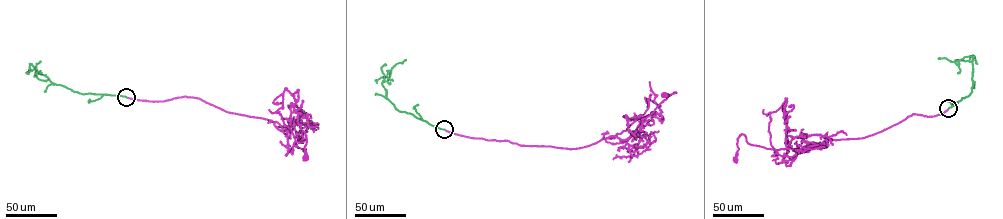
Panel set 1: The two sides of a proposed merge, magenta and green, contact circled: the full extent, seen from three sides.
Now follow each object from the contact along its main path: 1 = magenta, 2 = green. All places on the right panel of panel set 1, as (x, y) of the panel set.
1: (948, 108), (812, 148), (766, 148), (741, 134), (734, 159)
2: (948, 108), (972, 92), (972, 57), (965, 56), (952, 62), (938, 58)

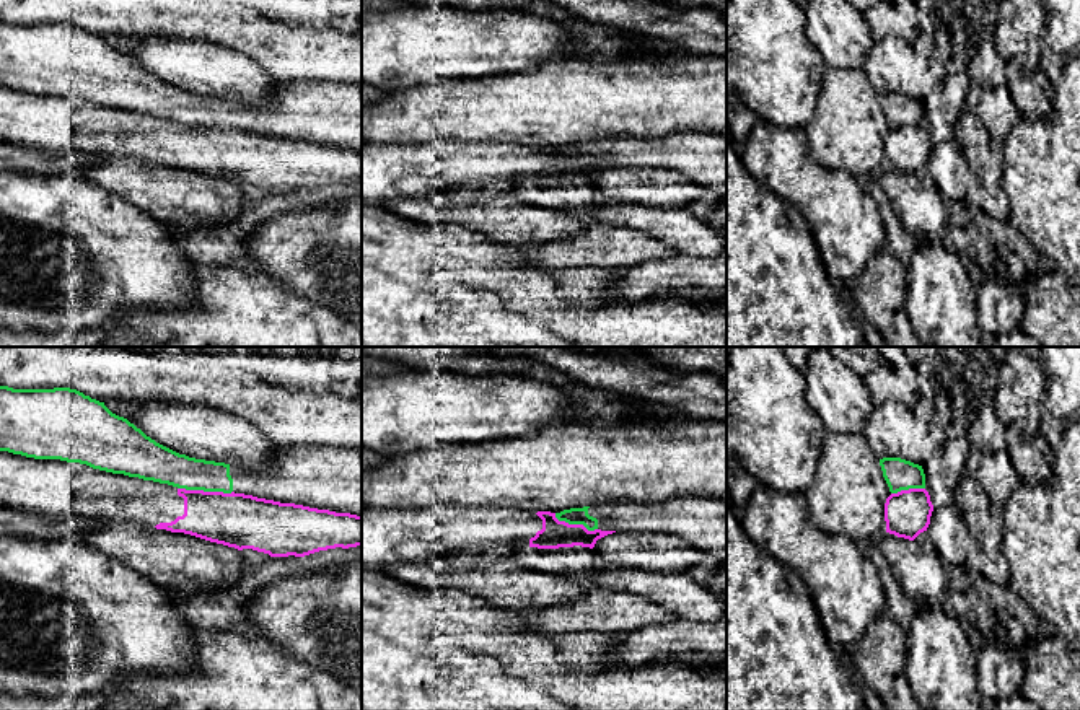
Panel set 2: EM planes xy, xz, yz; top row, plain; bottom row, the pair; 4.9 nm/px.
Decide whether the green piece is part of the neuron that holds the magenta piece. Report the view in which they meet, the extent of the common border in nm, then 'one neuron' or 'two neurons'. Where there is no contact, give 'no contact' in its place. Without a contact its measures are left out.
xy | 280 nm | two neurons

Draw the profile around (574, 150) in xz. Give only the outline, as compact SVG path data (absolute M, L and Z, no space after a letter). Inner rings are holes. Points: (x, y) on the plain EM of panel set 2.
M691 130L660 137L614 135L593 142L564 145L555 148L555 153L569 160L583 160L588 166L670 169L707 189L727 184L727 135L722 134Z

